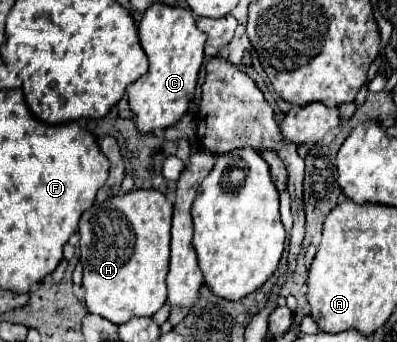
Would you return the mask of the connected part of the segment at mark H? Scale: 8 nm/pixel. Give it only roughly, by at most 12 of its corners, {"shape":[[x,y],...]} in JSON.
{"shape":[[159,190],[79,222],[85,304],[113,324],[167,300],[171,210]]}

